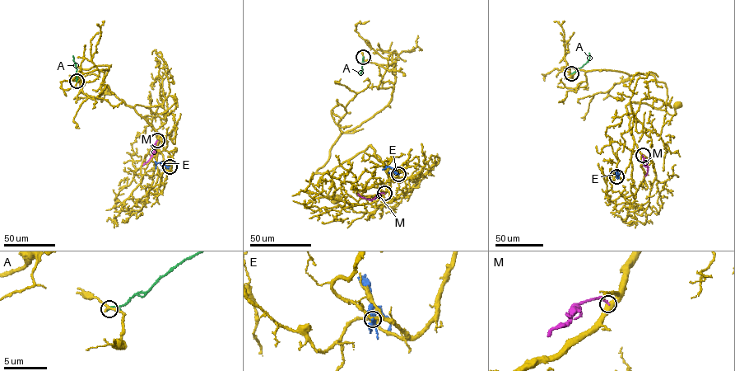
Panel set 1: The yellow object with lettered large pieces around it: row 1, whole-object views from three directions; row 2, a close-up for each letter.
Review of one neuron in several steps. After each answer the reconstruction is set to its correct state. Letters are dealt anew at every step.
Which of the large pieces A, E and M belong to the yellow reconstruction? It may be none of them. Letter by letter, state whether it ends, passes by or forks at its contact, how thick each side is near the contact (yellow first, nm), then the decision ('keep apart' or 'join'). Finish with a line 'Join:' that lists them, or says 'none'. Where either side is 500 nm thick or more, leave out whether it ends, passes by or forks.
A: it ends; calibres 200 and 240 nm; keep apart
E: it ends; calibres 240 and 240 nm; keep apart
M: it ends; calibres 480 and 200 nm; keep apart
Join: none

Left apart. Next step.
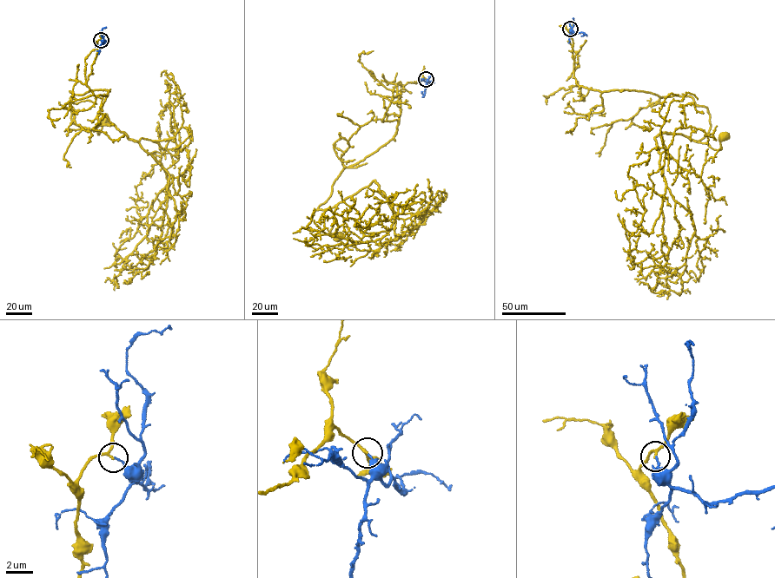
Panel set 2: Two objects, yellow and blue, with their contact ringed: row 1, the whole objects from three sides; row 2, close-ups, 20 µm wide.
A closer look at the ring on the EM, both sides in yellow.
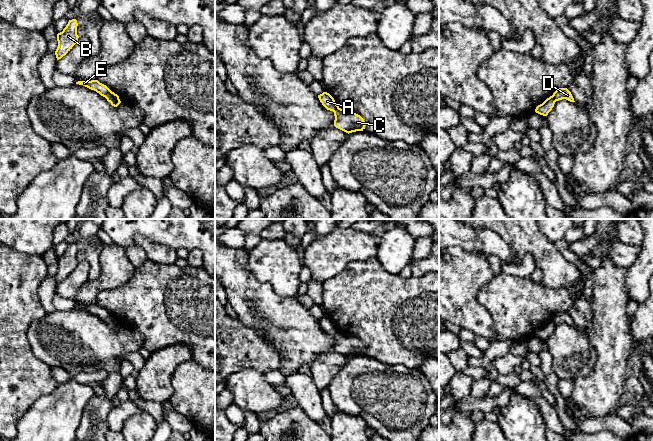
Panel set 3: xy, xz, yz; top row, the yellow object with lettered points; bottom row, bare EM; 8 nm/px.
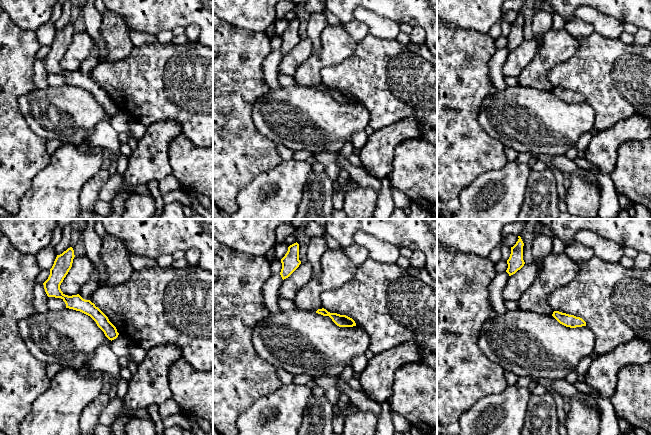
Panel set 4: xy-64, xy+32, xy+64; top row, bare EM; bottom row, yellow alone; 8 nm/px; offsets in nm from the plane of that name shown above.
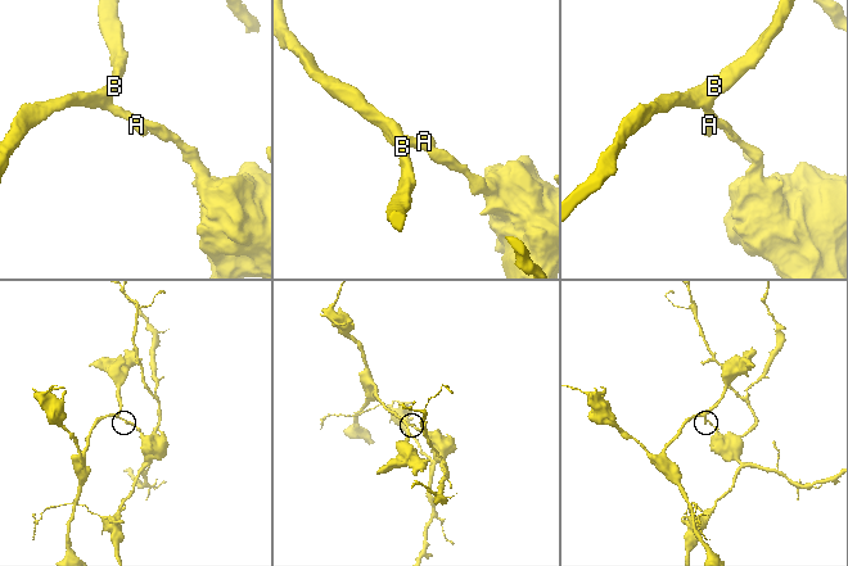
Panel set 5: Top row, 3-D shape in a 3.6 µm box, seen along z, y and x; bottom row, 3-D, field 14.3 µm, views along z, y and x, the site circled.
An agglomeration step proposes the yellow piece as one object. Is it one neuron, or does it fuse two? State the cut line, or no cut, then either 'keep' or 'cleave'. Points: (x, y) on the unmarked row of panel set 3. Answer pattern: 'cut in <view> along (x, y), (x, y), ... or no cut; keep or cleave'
cut in yz along (552, 319), (555, 325); cleave

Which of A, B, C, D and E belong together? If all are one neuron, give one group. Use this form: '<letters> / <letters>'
A B E / C D

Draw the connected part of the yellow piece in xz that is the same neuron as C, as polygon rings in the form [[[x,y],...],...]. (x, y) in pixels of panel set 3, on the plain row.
[[[341,332],[334,335],[334,350],[346,357],[352,357],[356,355],[363,355],[365,353],[365,345],[364,343],[354,337],[345,335]]]

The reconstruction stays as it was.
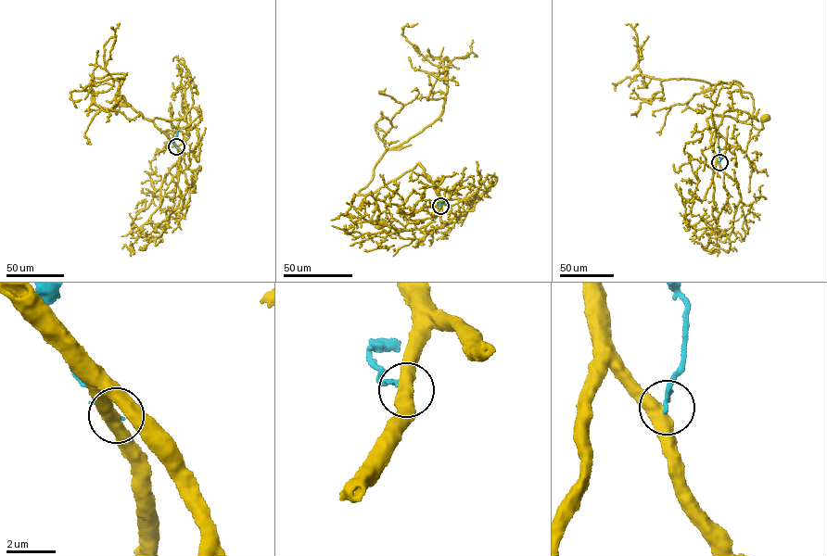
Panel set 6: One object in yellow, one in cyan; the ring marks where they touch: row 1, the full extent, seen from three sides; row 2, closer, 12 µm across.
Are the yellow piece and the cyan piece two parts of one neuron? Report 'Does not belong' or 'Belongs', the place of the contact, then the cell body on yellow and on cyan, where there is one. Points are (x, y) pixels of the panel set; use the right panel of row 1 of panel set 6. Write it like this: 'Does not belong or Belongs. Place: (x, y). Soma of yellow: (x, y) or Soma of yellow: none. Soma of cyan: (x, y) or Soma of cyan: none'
Does not belong. Place: (719, 162). Soma of yellow: (764, 118). Soma of cyan: none

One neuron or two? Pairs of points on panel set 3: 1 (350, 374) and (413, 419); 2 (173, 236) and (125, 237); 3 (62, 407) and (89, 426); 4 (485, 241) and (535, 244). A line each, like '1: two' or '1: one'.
1: one
2: one
3: two
4: two

